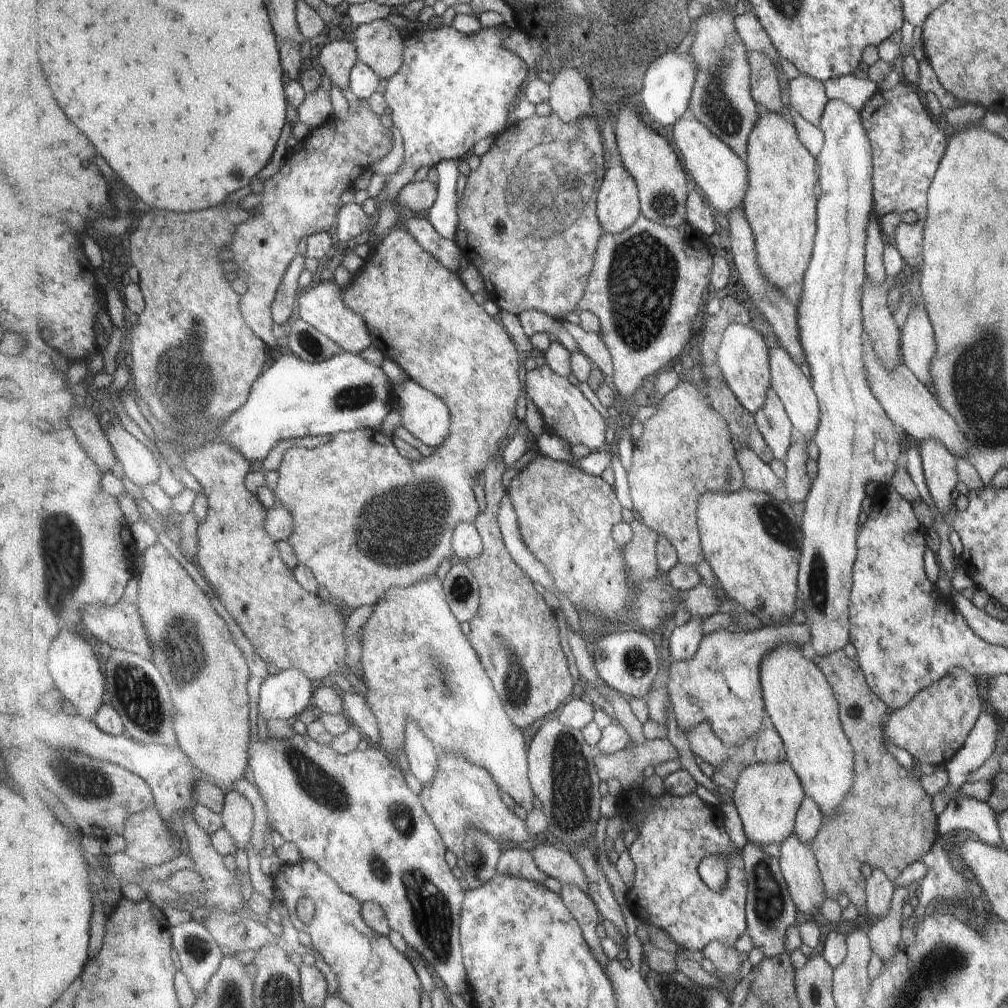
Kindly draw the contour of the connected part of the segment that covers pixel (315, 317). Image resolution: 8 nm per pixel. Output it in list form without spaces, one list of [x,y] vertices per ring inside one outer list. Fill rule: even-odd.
[[[322,280],[319,285],[311,290],[301,292],[297,304],[297,313],[303,320],[311,323],[317,330],[326,334],[333,342],[339,343],[344,351],[360,354],[367,350],[375,341],[371,338],[370,330],[362,316],[355,314],[342,297],[342,288],[333,280]]]

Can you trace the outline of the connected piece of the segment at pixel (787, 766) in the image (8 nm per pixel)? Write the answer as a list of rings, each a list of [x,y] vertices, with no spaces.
[[[787,760],[747,766],[740,773],[730,797],[742,818],[748,842],[764,848],[769,844],[781,846],[794,833],[796,816],[806,794],[794,766]]]

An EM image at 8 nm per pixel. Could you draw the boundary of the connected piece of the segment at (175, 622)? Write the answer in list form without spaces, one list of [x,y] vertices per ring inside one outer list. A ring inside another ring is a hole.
[[[161,543],[142,553],[144,567],[138,574],[138,605],[151,641],[152,661],[167,680],[177,708],[174,729],[178,736],[178,746],[189,755],[204,777],[223,787],[225,791],[235,790],[234,784],[243,778],[250,760],[251,722],[247,682],[251,678],[251,672],[247,666],[247,658],[235,644],[227,622],[219,616],[211,598],[187,574],[187,570],[177,562],[173,554]]]

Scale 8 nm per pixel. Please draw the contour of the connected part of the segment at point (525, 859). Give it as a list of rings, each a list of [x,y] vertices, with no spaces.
[[[515,848],[506,850],[497,865],[498,874],[519,877],[542,883],[548,874],[538,867],[530,851]]]

